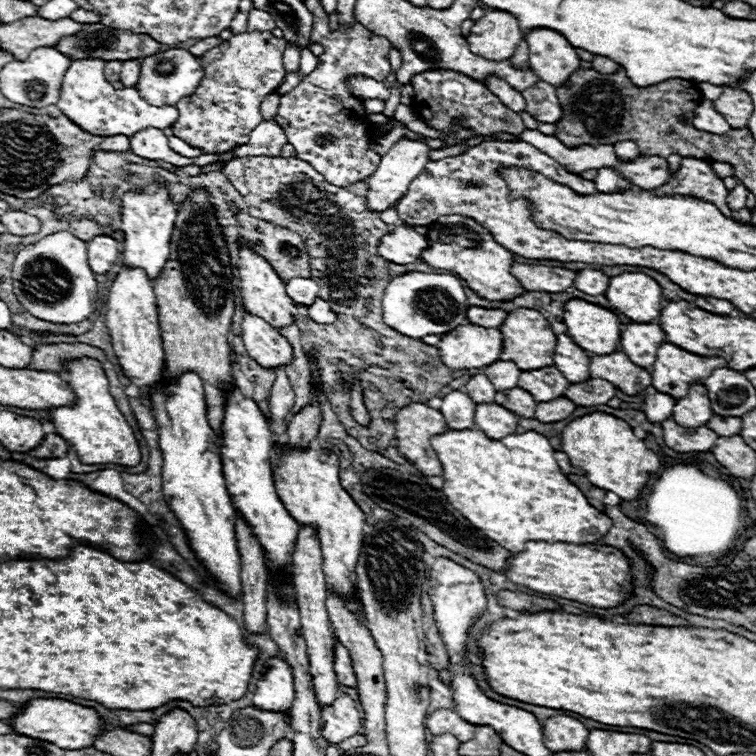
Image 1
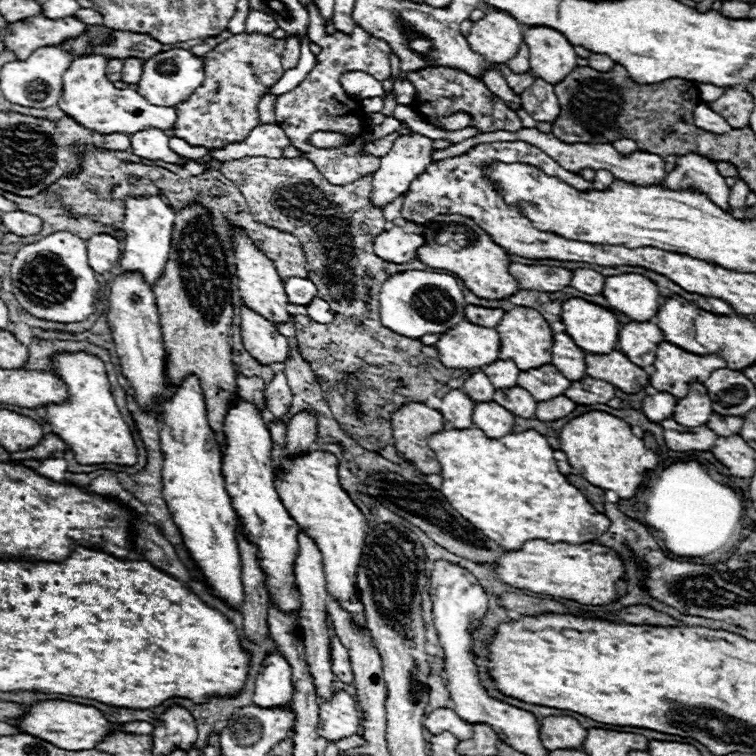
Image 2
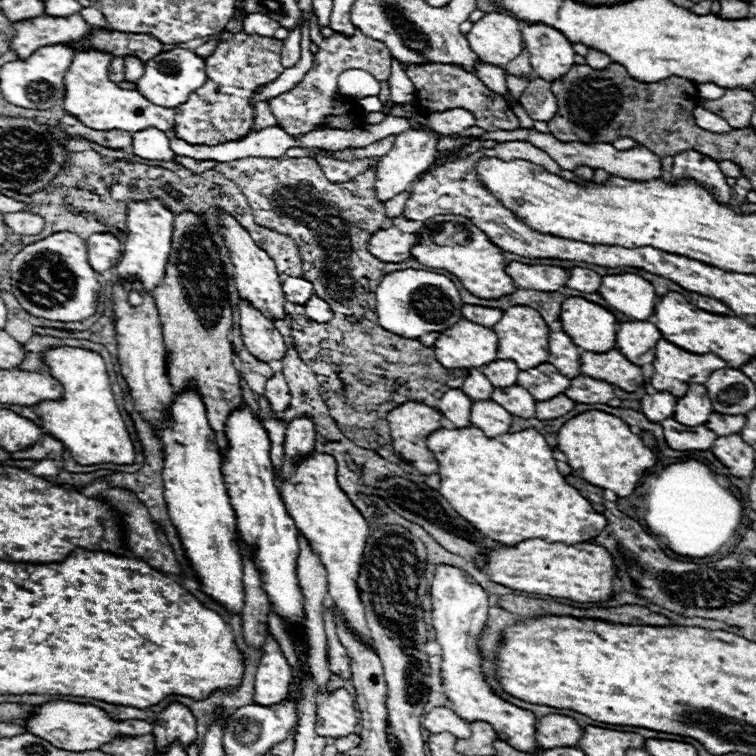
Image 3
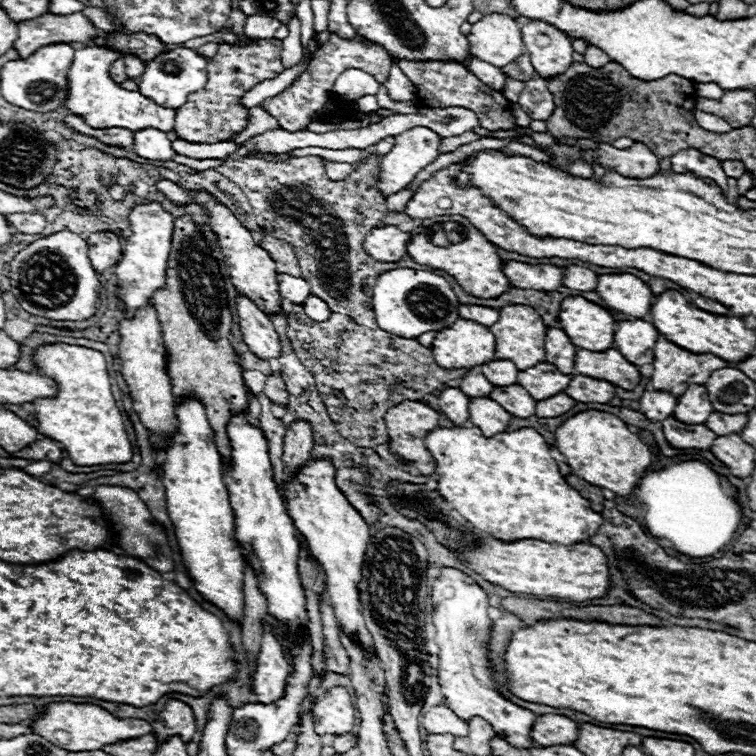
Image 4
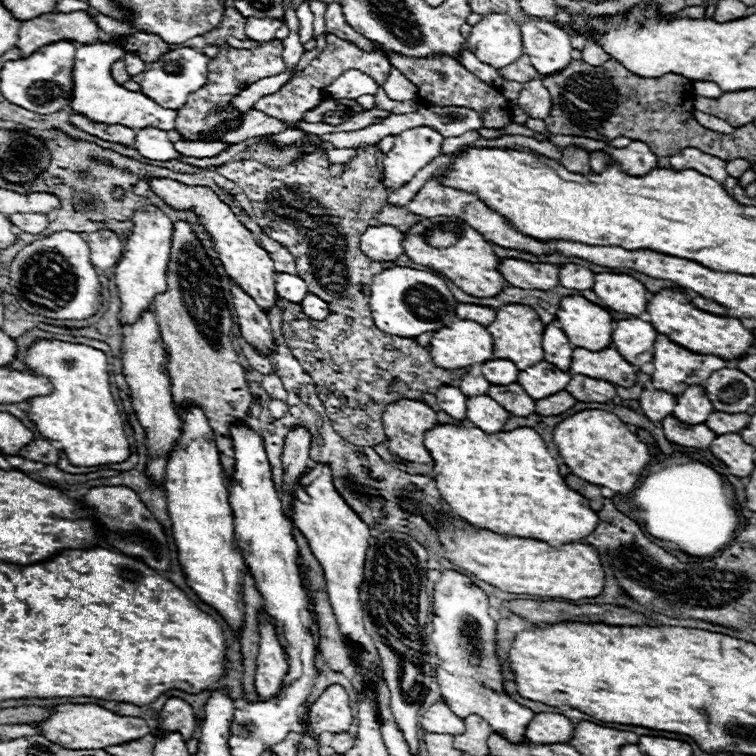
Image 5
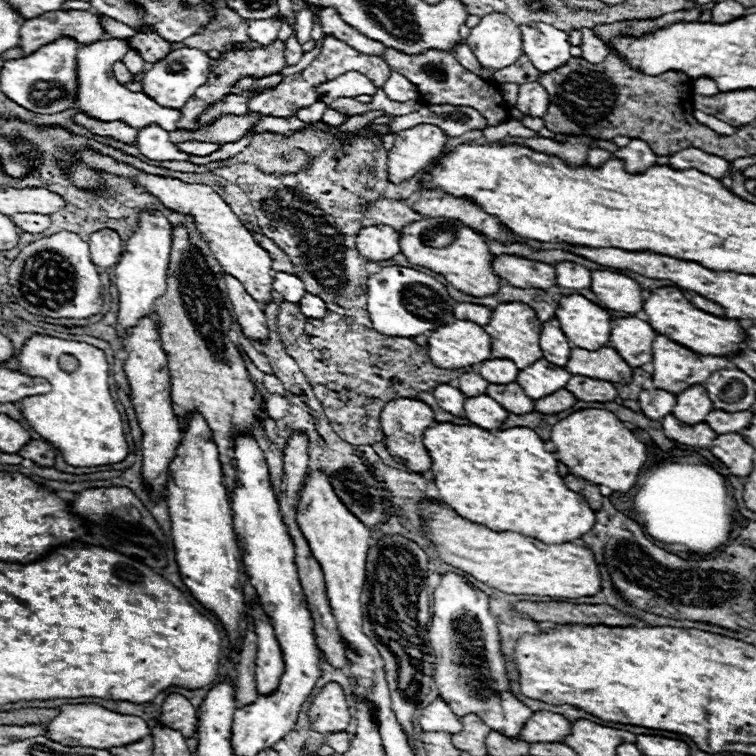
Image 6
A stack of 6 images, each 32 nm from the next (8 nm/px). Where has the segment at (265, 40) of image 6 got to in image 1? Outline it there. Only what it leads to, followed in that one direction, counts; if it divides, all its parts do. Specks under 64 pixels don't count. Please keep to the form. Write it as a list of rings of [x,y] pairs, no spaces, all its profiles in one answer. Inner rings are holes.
[[[256,8],[250,10],[250,16],[248,16],[248,32],[254,32],[254,30],[270,32],[274,28],[276,28],[276,22],[274,22],[274,18],[268,12],[262,12],[262,10],[256,10]]]

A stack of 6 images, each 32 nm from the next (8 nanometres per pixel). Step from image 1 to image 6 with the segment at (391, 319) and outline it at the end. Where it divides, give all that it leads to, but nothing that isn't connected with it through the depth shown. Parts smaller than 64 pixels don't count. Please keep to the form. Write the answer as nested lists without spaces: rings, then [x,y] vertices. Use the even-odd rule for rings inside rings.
[[[390,266],[372,274],[368,280],[368,312],[374,328],[388,336],[414,338],[424,332],[432,332],[442,324],[454,322],[454,300],[448,296],[448,290],[436,278],[404,268]]]

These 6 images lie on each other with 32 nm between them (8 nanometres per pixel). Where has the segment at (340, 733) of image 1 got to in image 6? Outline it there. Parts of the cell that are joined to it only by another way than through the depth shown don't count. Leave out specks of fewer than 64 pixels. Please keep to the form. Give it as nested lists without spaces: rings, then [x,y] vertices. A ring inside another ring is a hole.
[[[330,682],[326,688],[310,702],[308,722],[316,732],[346,732],[350,724],[350,708],[346,694],[340,684]]]

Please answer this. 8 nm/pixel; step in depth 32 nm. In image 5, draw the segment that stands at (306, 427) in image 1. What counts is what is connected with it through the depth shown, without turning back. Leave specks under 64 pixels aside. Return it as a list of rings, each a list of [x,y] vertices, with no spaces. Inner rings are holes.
[[[294,426],[286,434],[286,440],[284,440],[282,462],[284,462],[286,474],[284,474],[284,482],[280,490],[280,500],[282,500],[282,508],[288,514],[288,518],[290,518],[290,490],[310,462],[310,444],[312,444],[312,436],[308,428],[304,426]]]

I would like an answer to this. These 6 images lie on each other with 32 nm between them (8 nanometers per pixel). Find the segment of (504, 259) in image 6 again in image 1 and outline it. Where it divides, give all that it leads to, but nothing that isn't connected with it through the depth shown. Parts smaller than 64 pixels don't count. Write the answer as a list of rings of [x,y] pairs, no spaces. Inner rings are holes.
[[[514,264],[512,274],[526,290],[540,290],[540,292],[564,292],[574,286],[576,272],[568,268],[550,268],[550,266],[528,266],[528,264]]]

